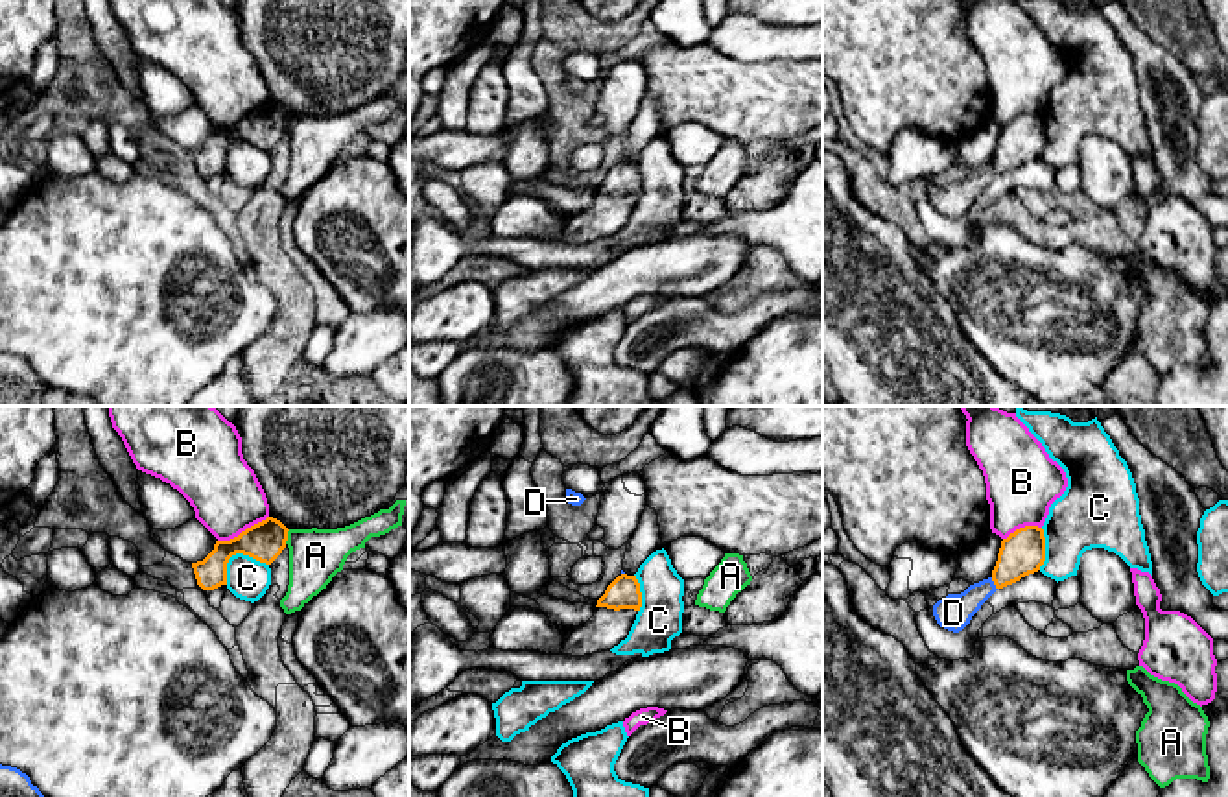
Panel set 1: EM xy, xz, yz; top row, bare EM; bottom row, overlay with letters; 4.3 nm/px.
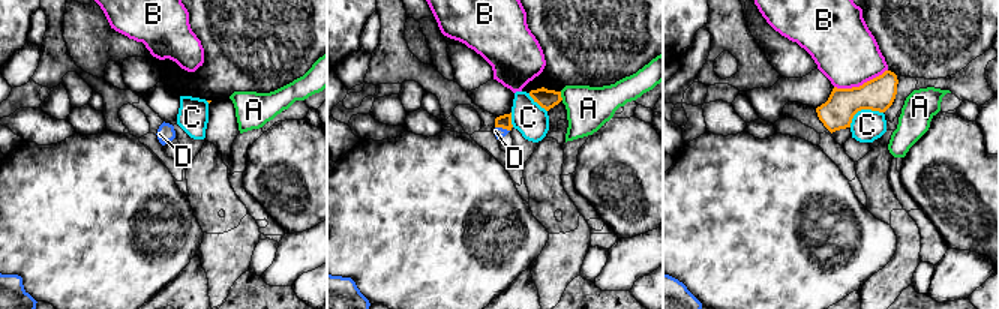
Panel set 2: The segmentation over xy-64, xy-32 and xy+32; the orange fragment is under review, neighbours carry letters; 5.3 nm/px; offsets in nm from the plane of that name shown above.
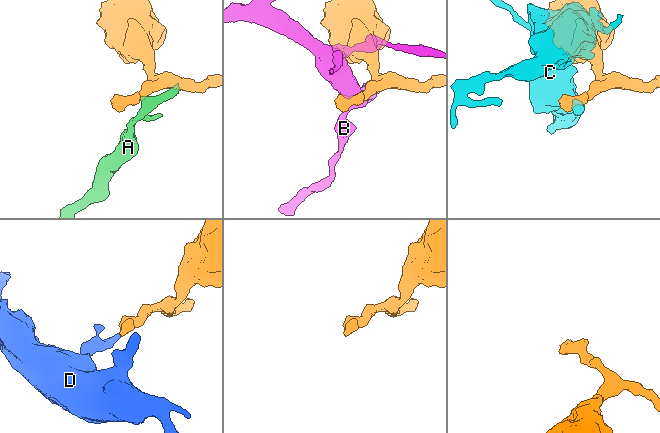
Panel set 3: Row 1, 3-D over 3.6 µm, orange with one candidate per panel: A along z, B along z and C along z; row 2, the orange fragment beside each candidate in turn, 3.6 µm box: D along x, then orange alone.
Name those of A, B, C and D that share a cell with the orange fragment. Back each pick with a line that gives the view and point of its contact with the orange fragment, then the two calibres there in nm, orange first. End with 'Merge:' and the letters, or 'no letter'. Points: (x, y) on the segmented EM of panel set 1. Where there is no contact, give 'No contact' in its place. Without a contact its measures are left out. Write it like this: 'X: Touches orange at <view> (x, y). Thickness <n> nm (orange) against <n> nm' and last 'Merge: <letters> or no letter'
D: Touches orange at yz (994, 583). Thickness 190 nm (orange) against 160 nm
Merge: D

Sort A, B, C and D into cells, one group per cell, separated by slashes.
A / B / C / D

